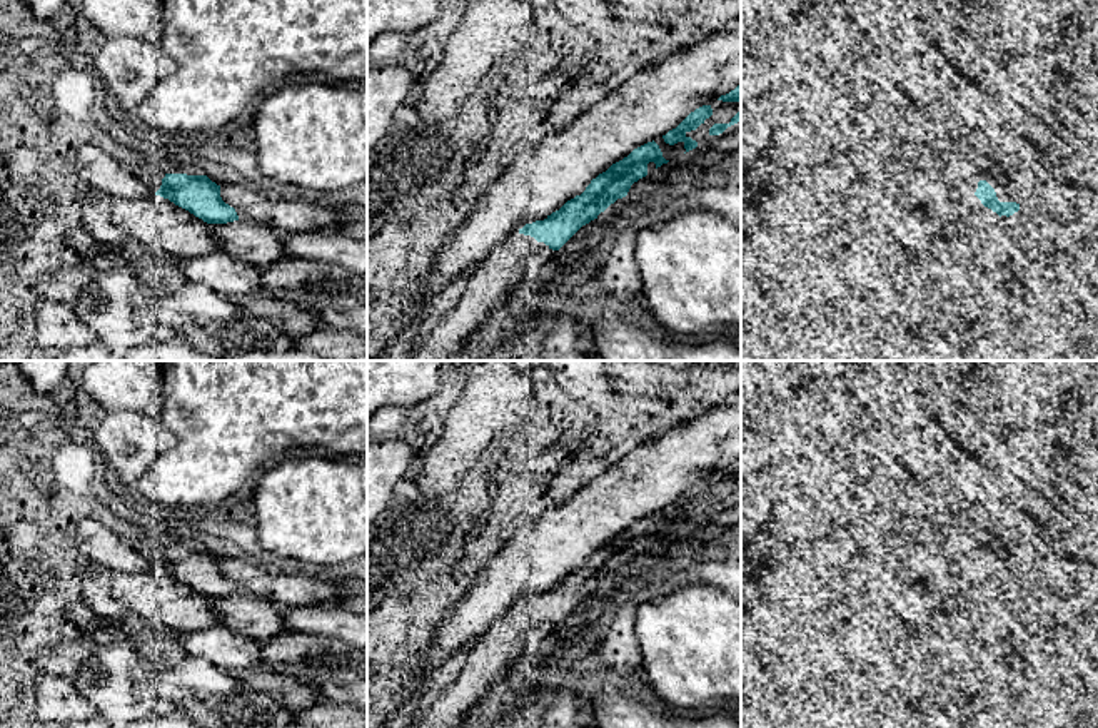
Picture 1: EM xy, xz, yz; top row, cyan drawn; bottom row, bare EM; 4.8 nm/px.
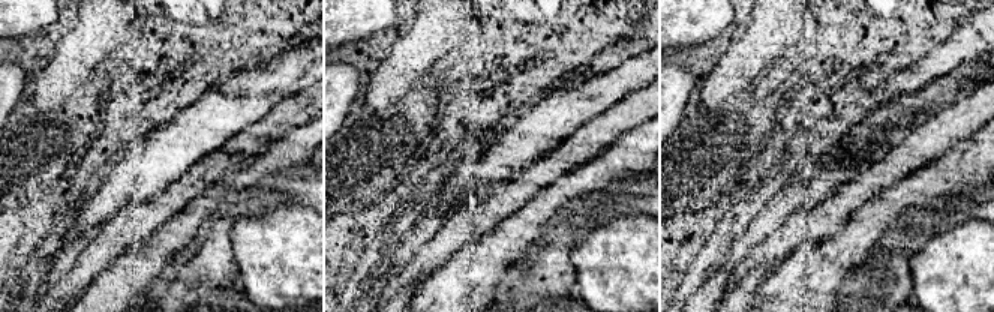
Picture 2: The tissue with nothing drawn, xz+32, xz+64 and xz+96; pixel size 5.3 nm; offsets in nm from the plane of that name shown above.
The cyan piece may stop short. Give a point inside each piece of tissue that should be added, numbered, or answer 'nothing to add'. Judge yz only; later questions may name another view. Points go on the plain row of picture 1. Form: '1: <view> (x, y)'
1: yz (1010, 555)

